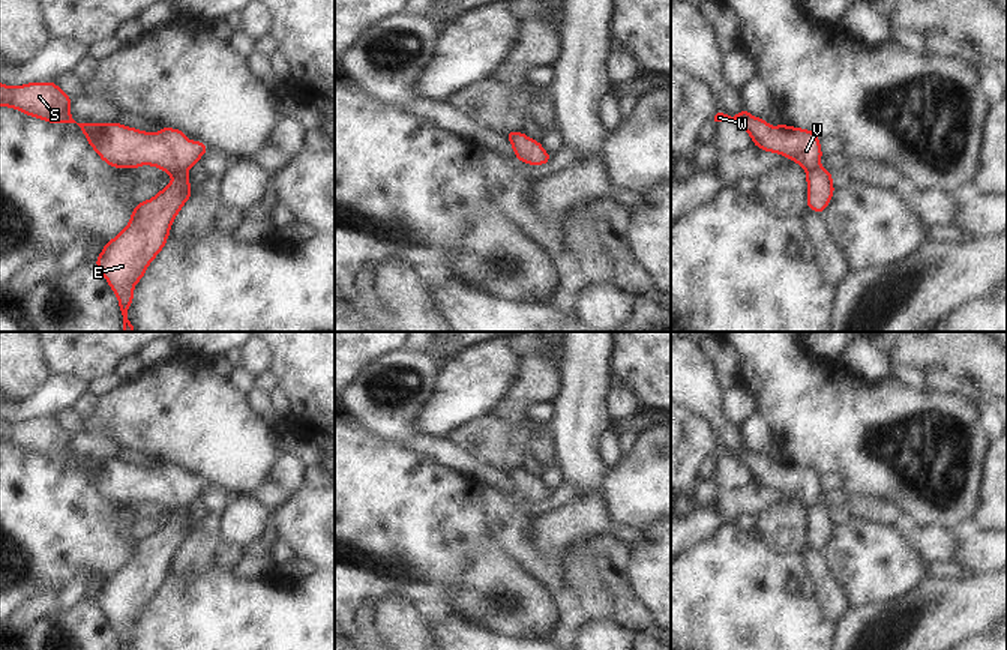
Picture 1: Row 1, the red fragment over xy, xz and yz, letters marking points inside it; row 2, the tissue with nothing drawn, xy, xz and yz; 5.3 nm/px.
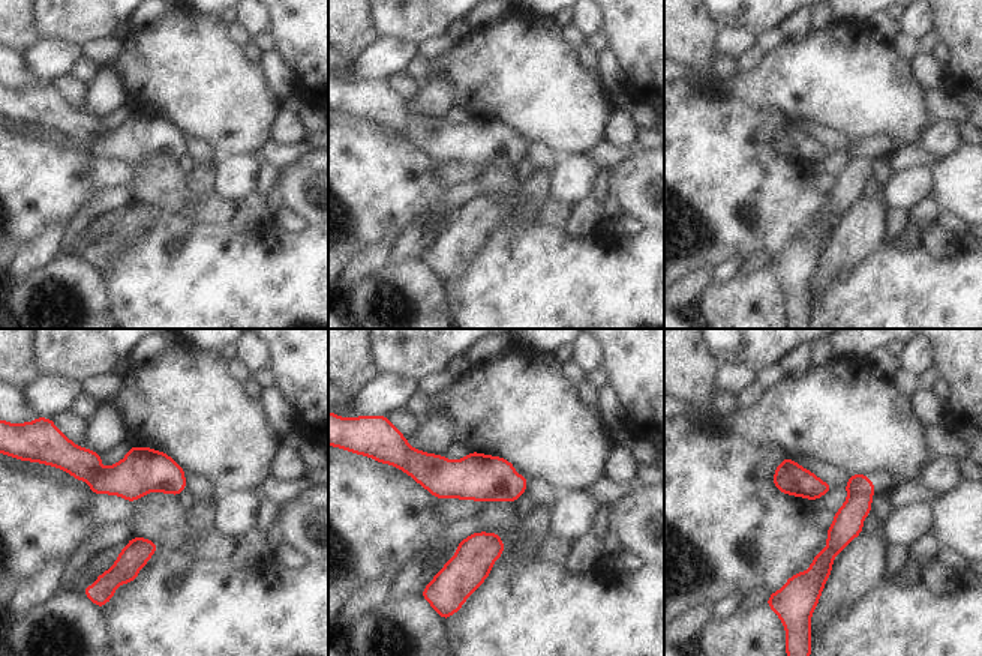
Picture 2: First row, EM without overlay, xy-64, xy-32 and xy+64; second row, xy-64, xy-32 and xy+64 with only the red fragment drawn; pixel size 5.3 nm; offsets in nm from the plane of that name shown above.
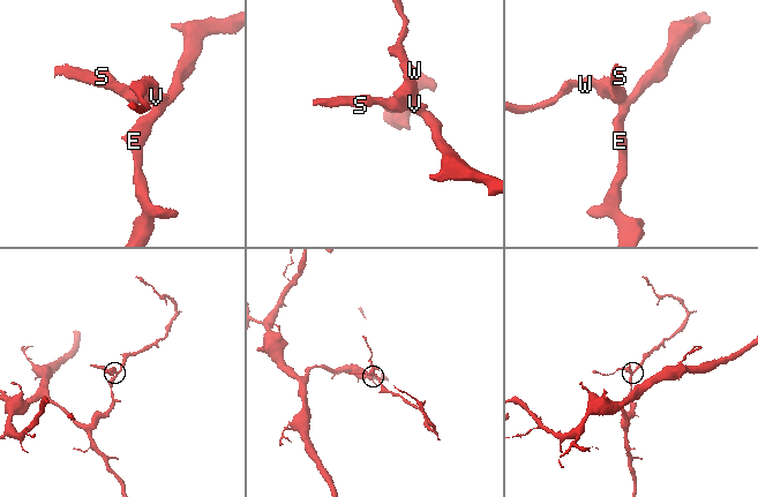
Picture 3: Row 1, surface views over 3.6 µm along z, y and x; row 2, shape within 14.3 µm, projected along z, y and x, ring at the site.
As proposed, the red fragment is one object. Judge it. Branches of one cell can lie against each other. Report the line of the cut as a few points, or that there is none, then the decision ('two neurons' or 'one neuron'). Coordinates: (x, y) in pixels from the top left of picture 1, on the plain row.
cut in xy along (186, 506), (173, 511); two neurons

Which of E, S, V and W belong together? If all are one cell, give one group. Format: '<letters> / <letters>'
E / S V W

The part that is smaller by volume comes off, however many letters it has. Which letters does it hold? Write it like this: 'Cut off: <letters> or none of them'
Cut off: S, V, W

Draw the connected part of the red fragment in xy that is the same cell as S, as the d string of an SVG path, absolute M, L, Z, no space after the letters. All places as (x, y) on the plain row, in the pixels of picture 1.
M53 417L30 419L20 423L0 420L0 441L17 444L51 459L77 459L69 450L71 440L69 432Z

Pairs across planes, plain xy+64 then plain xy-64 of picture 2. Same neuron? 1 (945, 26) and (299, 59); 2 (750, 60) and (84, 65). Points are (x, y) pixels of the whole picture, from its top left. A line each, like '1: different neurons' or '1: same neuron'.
1: same neuron
2: same neuron

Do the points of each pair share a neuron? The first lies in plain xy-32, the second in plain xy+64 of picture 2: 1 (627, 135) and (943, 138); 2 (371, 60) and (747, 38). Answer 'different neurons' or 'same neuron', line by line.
1: same neuron
2: same neuron

